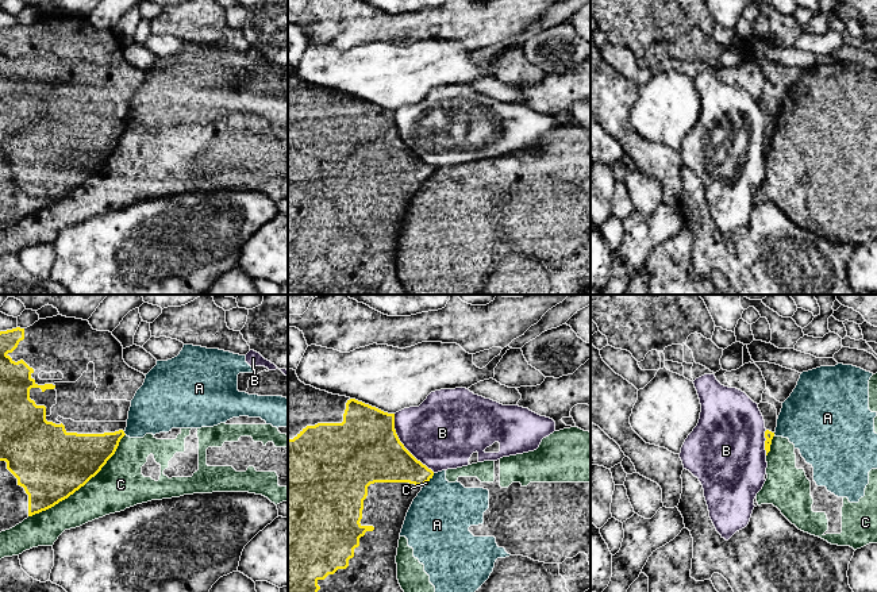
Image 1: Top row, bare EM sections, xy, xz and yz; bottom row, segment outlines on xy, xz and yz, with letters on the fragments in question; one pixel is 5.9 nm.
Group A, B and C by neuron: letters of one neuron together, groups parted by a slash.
A C / B

